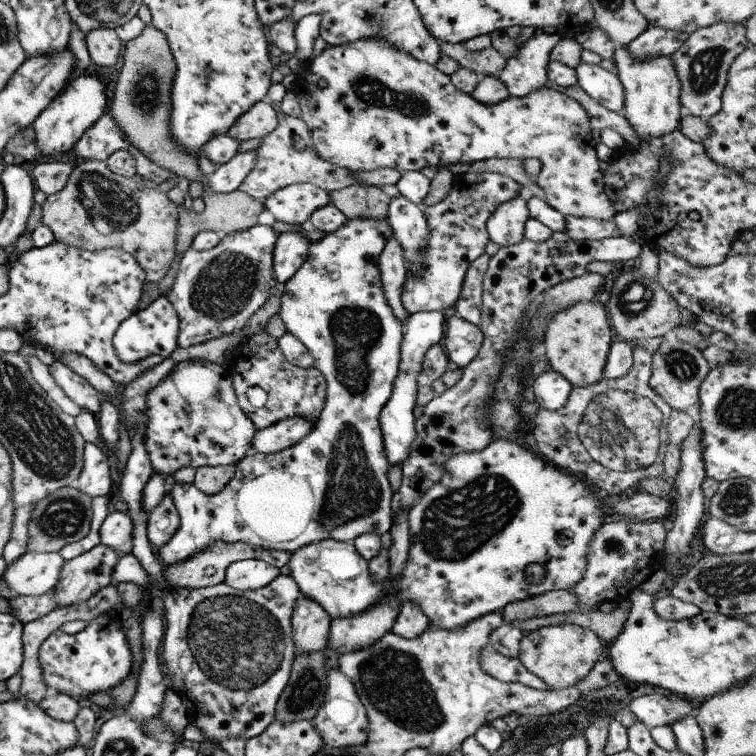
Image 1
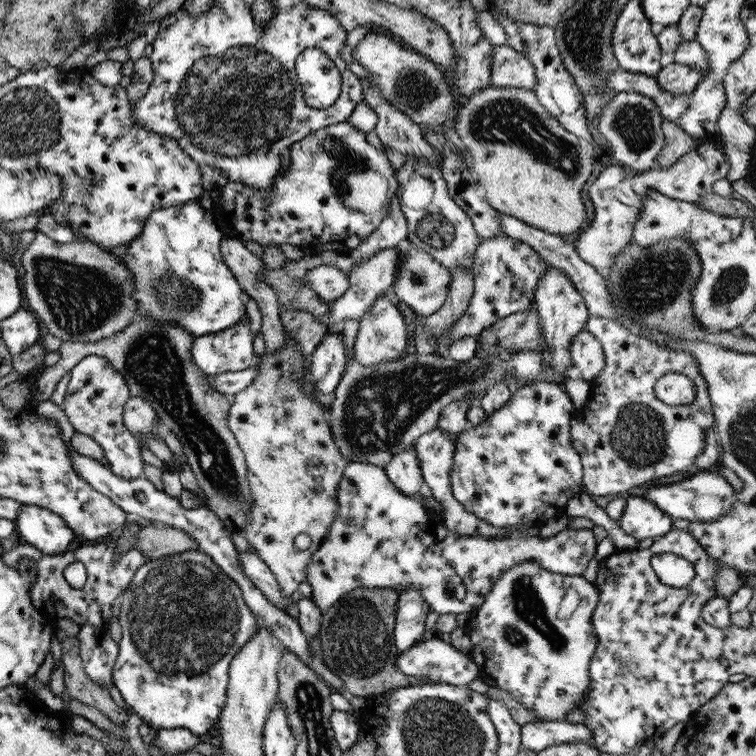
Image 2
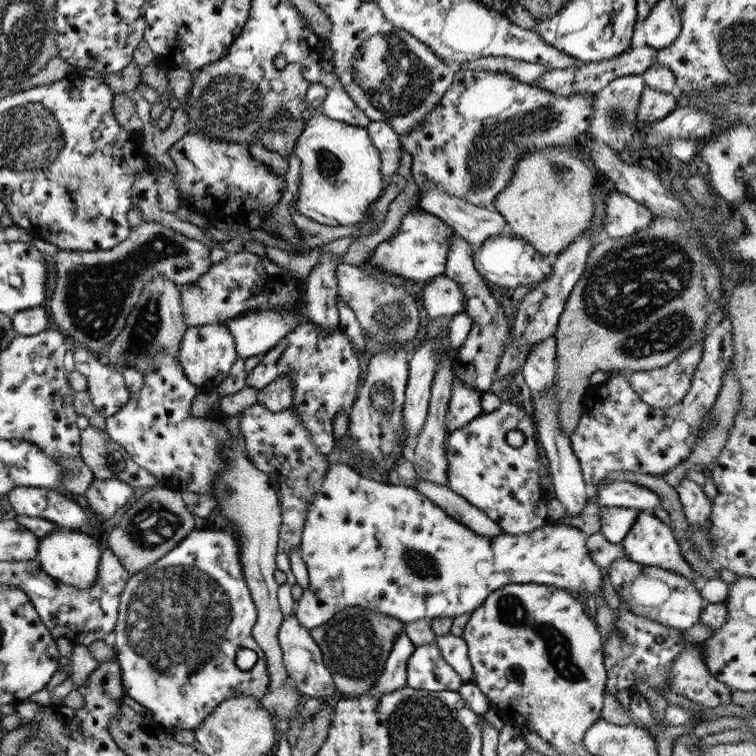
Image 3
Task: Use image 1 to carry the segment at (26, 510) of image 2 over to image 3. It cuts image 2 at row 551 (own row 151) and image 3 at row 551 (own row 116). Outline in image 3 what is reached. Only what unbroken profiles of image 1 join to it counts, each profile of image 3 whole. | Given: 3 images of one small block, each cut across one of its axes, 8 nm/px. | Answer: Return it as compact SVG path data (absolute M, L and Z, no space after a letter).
M55 529L38 537L36 560L41 570L55 580L75 588L86 589L94 583L94 578L99 574L99 558L101 554L97 540L77 530Z

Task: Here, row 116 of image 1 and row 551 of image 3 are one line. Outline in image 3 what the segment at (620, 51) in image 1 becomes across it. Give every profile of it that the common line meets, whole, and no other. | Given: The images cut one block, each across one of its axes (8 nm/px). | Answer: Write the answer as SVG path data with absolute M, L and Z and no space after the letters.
M639 511L637 513L631 528L625 533L620 544L626 557L639 565L667 570L667 572L671 572L675 576L689 579L694 585L698 585L702 581L683 559L681 548L672 530L662 521L659 521L651 512Z

